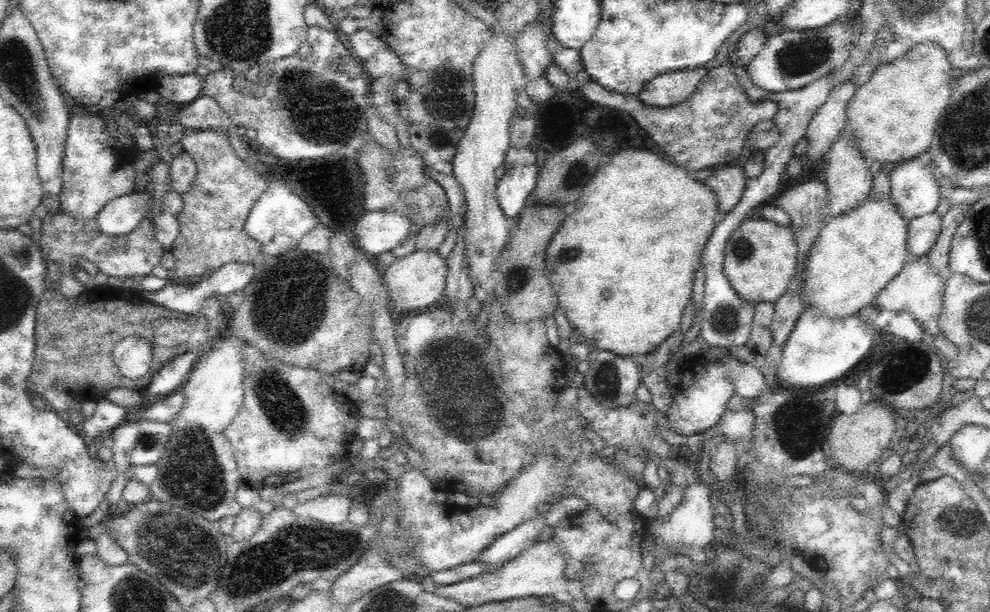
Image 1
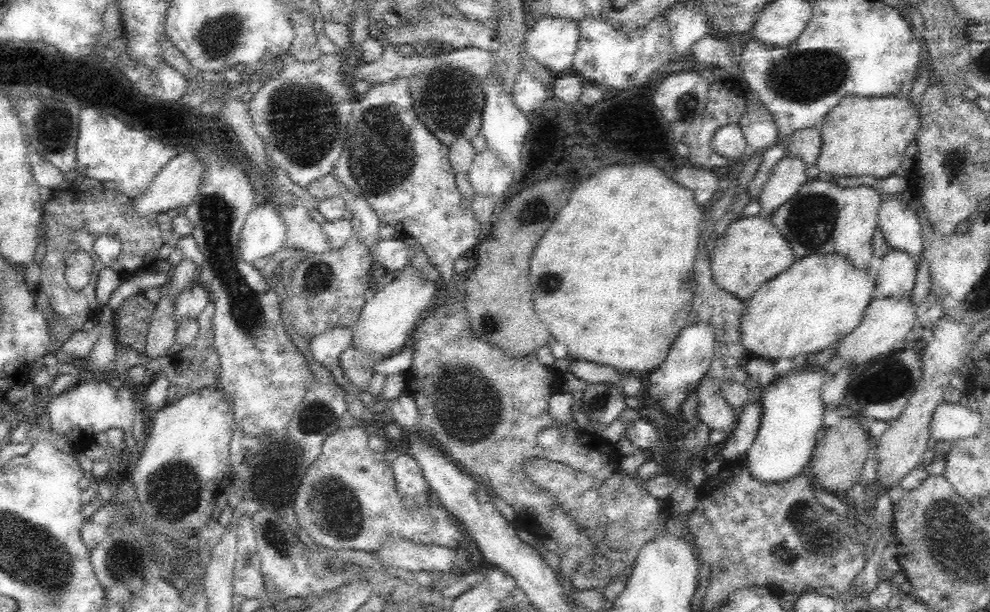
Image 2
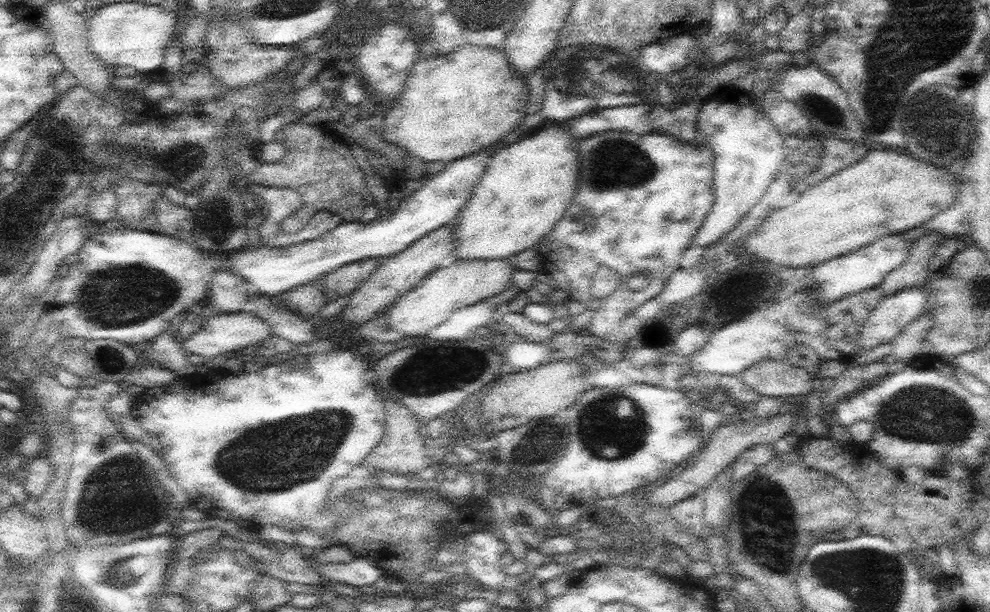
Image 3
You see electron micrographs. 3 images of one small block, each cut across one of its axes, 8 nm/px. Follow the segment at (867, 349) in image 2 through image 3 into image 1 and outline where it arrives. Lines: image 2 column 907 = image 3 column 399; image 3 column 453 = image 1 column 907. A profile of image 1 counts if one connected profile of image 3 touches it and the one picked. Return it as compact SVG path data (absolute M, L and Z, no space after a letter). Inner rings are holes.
M926 256L920 258L912 258L904 270L892 278L892 282L888 282L888 286L884 286L884 290L880 292L878 300L876 300L876 308L886 310L886 314L892 312L910 312L918 324L932 336L940 336L940 314L942 314L942 306L944 306L944 288L946 288L946 280L944 276L940 276L940 272L928 262Z

